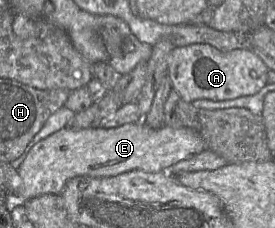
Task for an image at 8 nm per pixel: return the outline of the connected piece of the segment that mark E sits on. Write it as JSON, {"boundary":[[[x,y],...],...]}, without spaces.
{"boundary":[[[144,121],[117,128],[61,129],[38,142],[18,171],[16,196],[20,201],[53,194],[60,195],[68,180],[76,176],[113,177],[131,170],[170,171],[176,163],[206,150],[201,135],[192,128],[148,127]]]}

